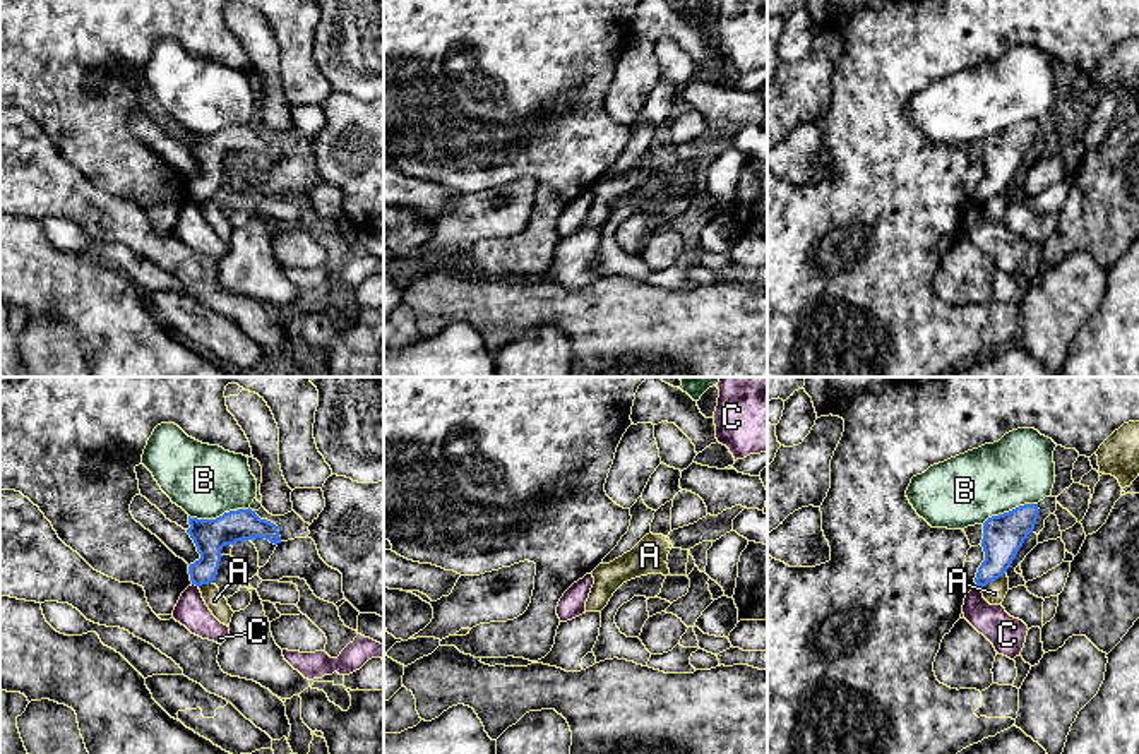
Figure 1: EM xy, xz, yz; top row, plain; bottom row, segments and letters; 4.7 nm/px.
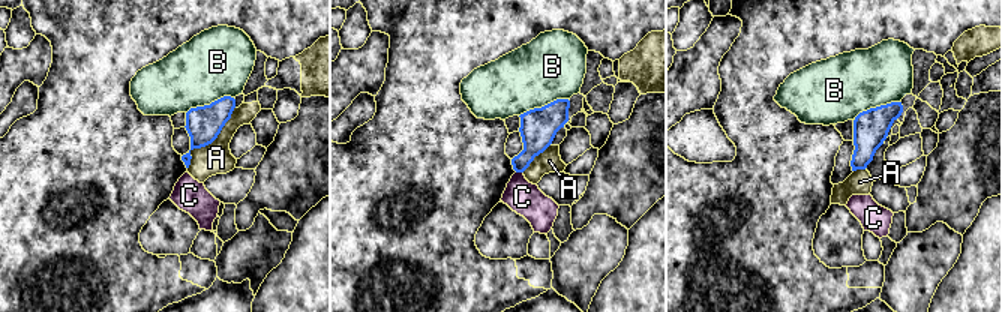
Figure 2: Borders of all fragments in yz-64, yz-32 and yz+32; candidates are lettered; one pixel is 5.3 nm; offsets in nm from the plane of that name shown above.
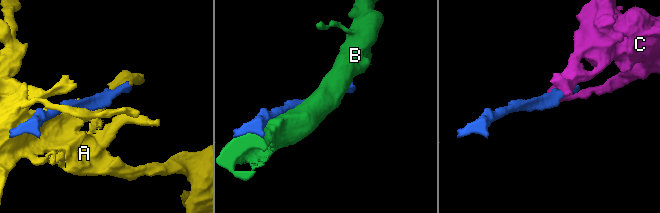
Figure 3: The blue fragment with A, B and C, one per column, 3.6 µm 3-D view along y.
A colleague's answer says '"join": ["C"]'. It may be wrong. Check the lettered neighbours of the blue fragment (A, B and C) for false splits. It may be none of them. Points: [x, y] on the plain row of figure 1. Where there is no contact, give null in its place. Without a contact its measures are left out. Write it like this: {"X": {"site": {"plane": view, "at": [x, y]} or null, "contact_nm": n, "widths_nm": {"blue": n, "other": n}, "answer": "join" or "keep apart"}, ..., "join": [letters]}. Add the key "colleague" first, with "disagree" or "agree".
{"colleague": "disagree", "A": {"site": {"plane": "yz", "at": [992, 196]}, "contact_nm": 130, "widths_nm": {"blue": 190, "other": 100}, "answer": "keep apart"}, "B": {"site": {"plane": "xy", "at": [220, 132]}, "contact_nm": 300, "widths_nm": {"blue": 160, "other": 340}, "answer": "keep apart"}, "C": {"site": {"plane": "xy", "at": [196, 201]}, "contact_nm": 40, "widths_nm": {"blue": 160, "other": 150}, "answer": "keep apart"}, "join": []}

